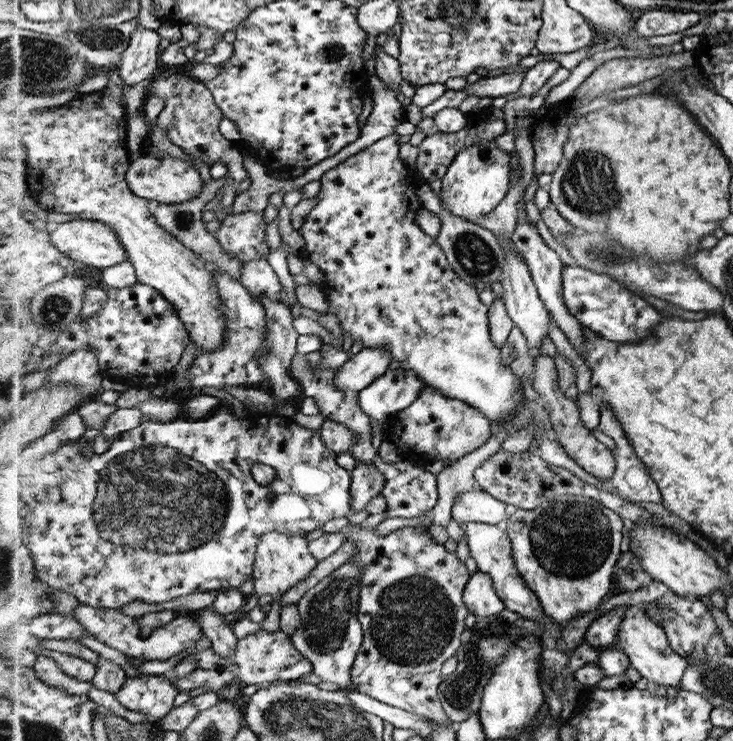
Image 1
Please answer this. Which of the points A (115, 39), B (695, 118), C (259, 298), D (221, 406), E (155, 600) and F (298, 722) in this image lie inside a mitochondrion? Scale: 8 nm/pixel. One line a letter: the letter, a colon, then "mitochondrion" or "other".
A: mitochondrion
B: other
C: other
D: other
E: other
F: mitochondrion

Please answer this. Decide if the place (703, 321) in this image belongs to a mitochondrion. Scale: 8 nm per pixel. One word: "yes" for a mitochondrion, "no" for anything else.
no

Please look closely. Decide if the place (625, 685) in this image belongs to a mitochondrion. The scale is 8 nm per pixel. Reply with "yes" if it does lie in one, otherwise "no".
no

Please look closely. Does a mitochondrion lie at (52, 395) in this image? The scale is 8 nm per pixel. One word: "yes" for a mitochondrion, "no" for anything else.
no

